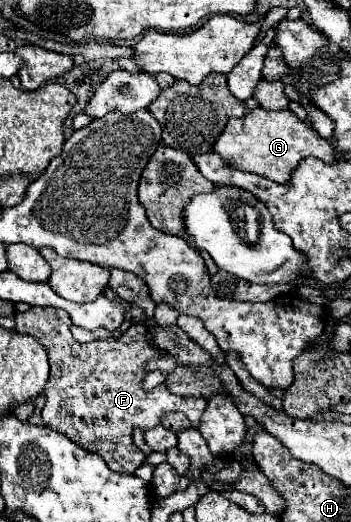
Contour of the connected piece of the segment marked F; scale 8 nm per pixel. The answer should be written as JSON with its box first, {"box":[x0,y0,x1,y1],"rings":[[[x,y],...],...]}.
{"box":[16,307,206,473],"rings":[[[30,307],[26,313],[16,313],[16,331],[36,337],[50,361],[50,381],[44,395],[46,405],[42,409],[44,425],[60,431],[78,447],[98,453],[112,471],[134,473],[144,463],[144,453],[134,447],[134,429],[152,429],[160,425],[166,413],[182,411],[196,427],[206,409],[204,397],[180,397],[168,391],[166,383],[156,385],[152,391],[144,391],[142,383],[148,371],[144,365],[150,359],[168,357],[166,351],[152,347],[148,341],[152,331],[146,323],[130,325],[122,337],[78,343],[70,333],[70,317],[64,309],[56,307]]]}

